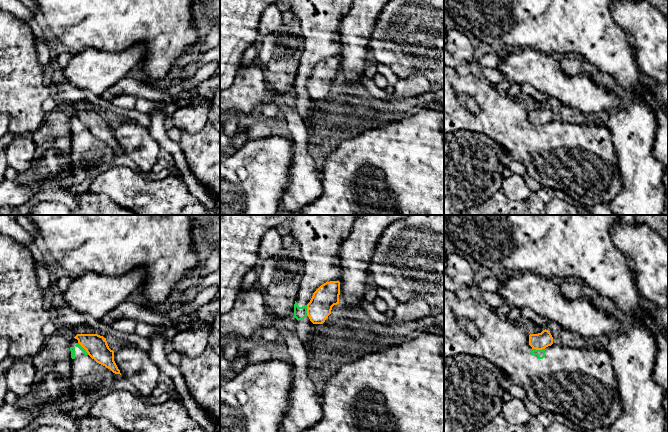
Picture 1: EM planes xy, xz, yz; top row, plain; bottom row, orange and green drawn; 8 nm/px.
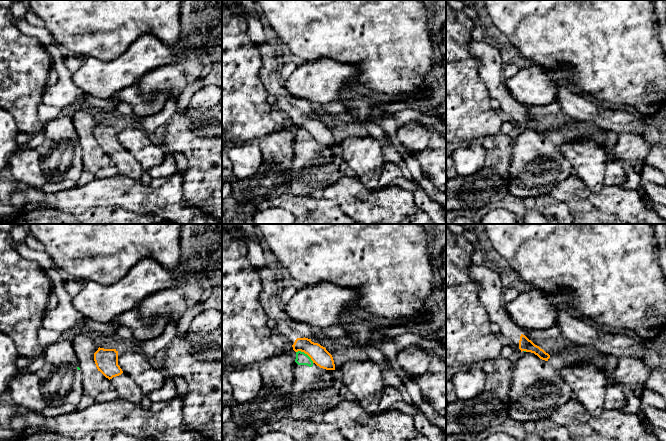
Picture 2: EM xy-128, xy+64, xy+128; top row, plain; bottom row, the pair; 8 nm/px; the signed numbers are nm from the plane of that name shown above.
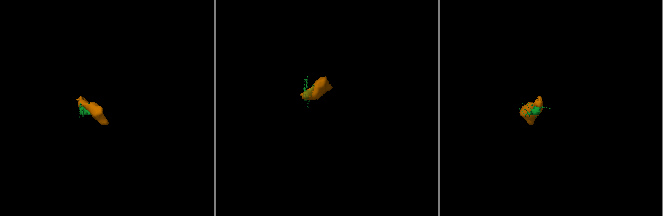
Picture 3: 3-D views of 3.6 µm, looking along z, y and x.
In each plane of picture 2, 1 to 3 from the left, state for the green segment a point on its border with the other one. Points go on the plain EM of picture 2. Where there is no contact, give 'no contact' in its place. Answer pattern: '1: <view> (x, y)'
1: no contact
2: xy+64 (305, 129)
3: xy+128 (525, 126)

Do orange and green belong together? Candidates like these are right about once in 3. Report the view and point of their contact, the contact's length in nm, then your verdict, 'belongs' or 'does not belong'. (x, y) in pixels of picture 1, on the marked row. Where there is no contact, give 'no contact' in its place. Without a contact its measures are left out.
yz (538, 349) | 100 nm | does not belong

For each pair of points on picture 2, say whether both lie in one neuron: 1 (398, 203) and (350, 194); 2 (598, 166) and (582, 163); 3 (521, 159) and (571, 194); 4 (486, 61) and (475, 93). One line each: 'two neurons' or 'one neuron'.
1: one neuron
2: one neuron
3: two neurons
4: two neurons

